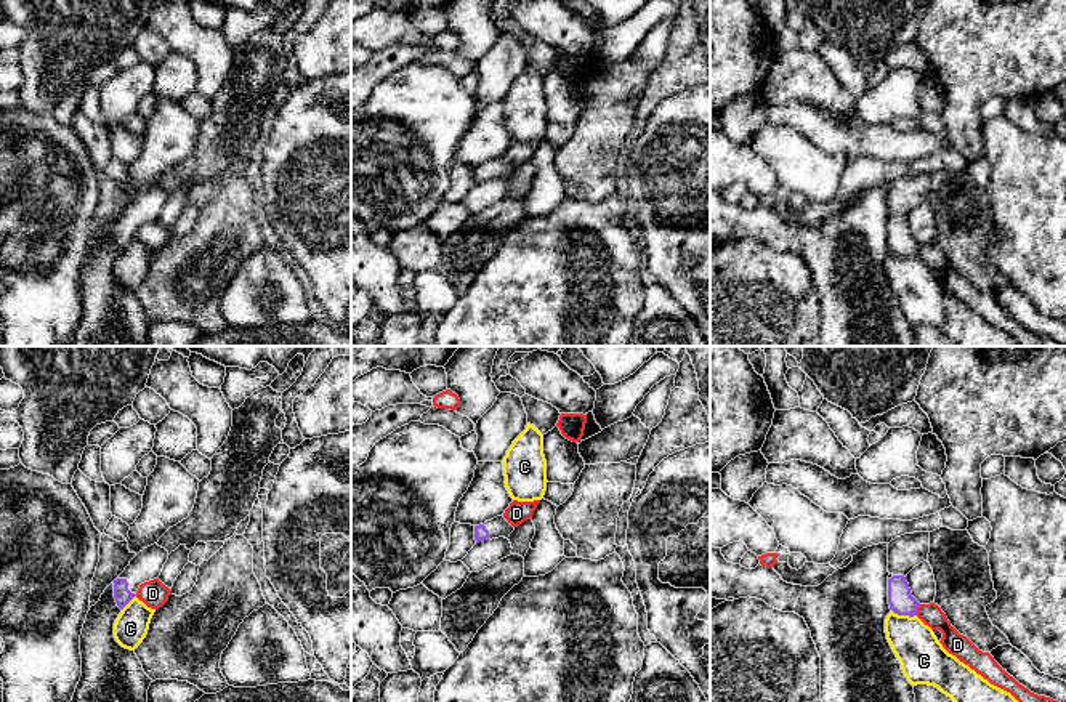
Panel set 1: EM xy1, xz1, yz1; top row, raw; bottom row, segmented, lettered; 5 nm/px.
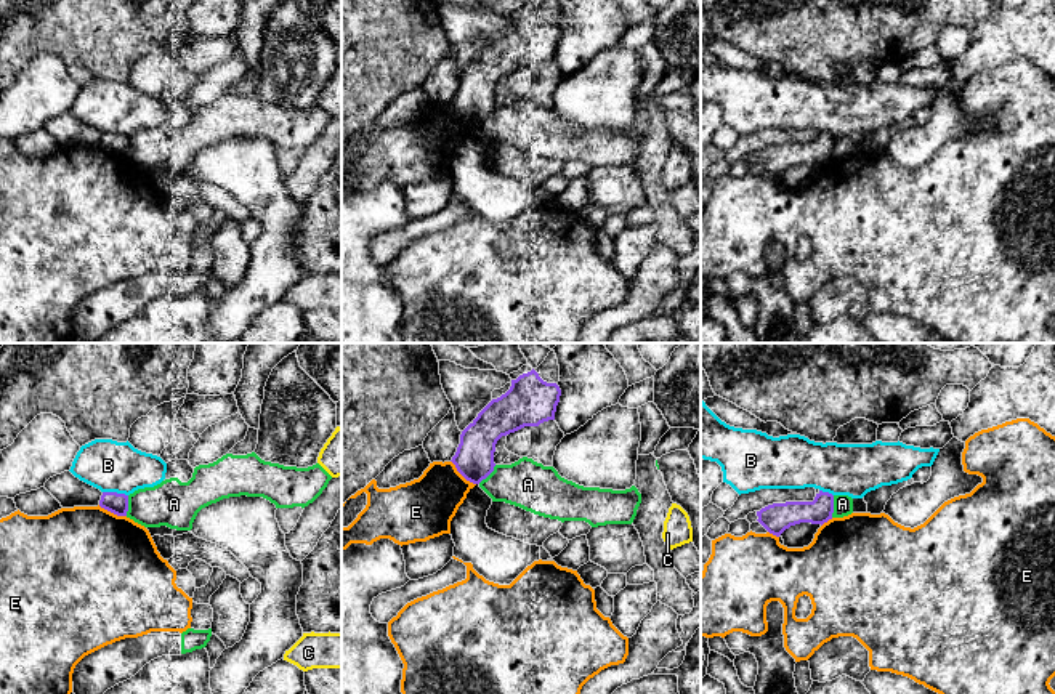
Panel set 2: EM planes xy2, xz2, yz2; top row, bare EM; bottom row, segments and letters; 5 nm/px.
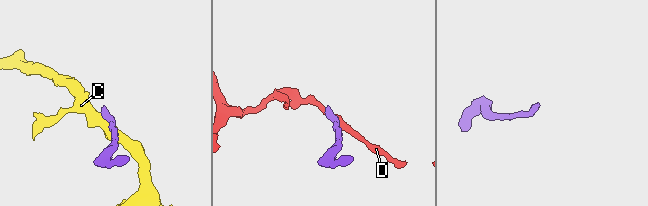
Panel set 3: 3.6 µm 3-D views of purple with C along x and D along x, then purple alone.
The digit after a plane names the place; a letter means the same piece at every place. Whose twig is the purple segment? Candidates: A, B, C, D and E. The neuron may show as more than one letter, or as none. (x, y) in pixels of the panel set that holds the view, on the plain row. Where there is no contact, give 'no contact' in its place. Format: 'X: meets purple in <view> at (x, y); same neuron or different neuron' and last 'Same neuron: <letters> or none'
A: meets purple in yz2 at (832, 148); different neuron
B: meets purple in xy2 at (116, 133); different neuron
C: meets purple in yz1 at (904, 255); different neuron
D: meets purple in yz1 at (917, 250); different neuron
E: meets purple in xz2 at (462, 116); different neuron
Same neuron: none

